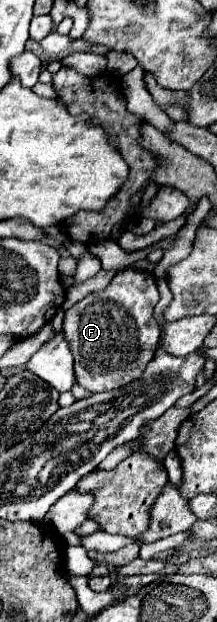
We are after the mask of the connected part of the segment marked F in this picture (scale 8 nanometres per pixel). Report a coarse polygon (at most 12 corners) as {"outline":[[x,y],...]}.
{"outline":[[123,270],[65,312],[79,386],[143,376],[161,336],[151,272]]}

